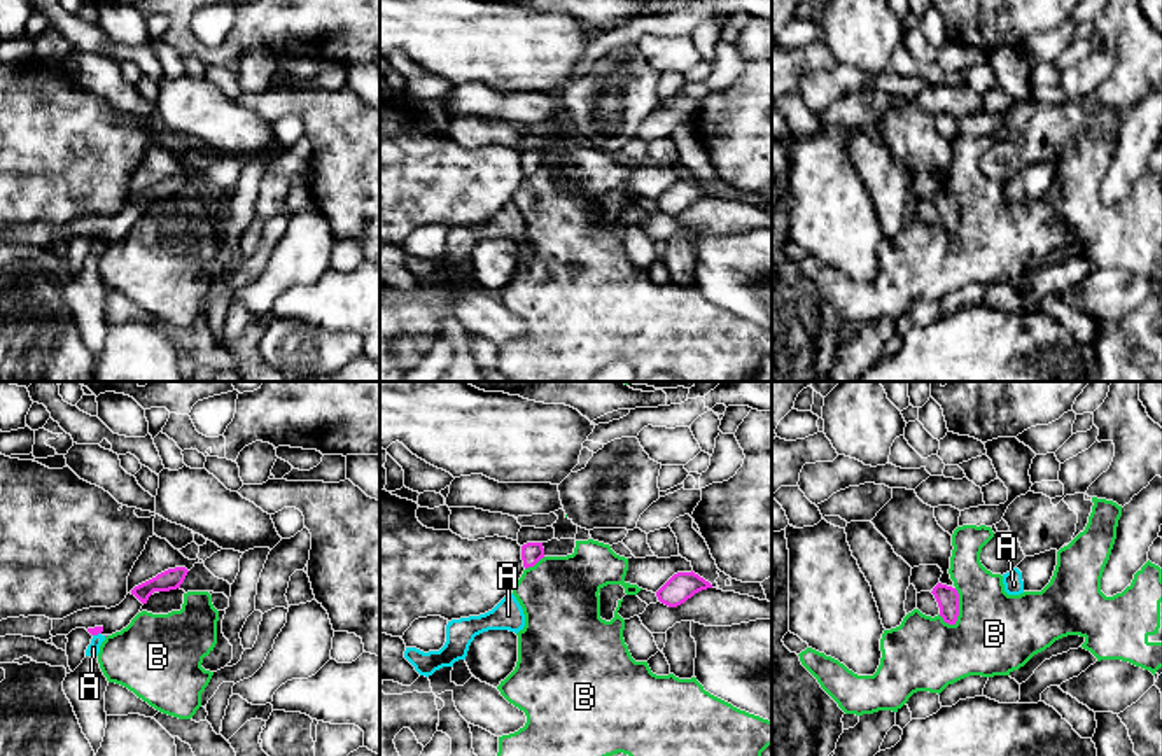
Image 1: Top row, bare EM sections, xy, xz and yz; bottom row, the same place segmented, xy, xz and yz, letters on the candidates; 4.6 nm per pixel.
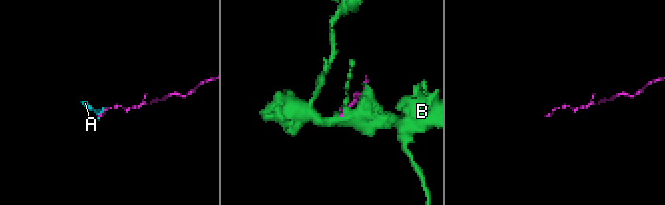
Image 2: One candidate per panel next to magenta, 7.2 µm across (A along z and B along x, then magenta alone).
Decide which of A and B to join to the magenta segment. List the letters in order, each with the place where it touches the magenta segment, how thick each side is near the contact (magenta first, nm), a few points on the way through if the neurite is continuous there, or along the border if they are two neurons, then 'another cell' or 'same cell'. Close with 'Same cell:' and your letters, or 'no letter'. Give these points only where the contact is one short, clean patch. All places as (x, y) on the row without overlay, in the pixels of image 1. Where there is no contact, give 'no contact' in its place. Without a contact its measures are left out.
A: meets magenta in xy at (97, 242); 40 nm thick on the magenta side, 60 nm on the other; border along xy (100, 240), (93, 244); another cell
B: meets magenta in yz at (958, 216); 110 nm thick on the magenta side, 380 nm on the other; another cell
Same cell: no letter

